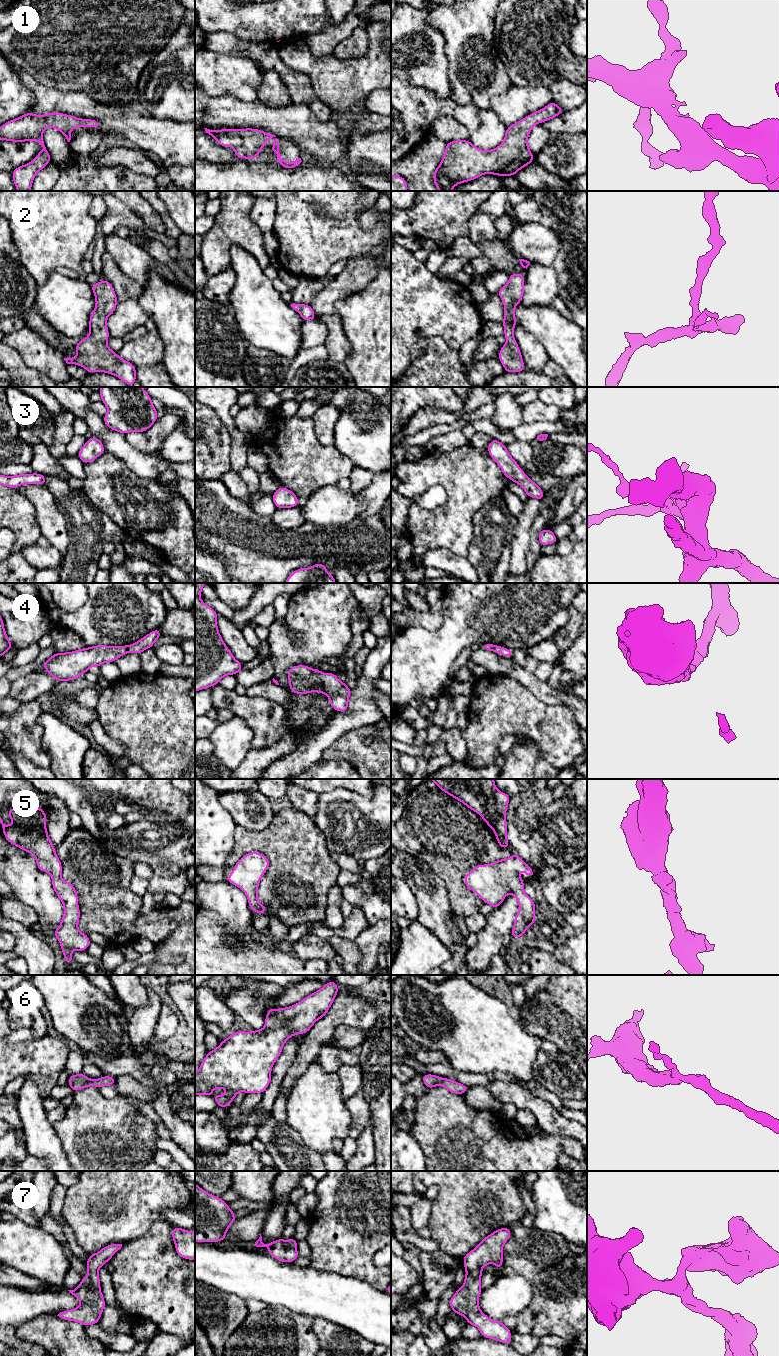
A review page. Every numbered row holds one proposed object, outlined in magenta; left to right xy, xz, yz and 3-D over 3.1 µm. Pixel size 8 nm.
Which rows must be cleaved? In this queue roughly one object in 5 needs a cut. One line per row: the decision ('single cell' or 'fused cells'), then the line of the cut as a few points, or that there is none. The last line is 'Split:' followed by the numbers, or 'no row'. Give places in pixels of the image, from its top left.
1: single cell; no cut
2: single cell; no cut
3: single cell; no cut
4: single cell; no cut
5: single cell; no cut
6: single cell; no cut
7: single cell; no cut
Split: no row

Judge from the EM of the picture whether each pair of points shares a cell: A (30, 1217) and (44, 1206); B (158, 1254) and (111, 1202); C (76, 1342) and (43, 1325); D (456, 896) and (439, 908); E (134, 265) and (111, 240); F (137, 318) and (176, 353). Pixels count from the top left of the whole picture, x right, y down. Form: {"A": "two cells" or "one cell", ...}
{"A": "two cells", "B": "two cells", "C": "one cell", "D": "two cells", "E": "one cell", "F": "two cells"}

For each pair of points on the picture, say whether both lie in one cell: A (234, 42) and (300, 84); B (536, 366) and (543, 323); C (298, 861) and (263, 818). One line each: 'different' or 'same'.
A: same
B: different
C: different

